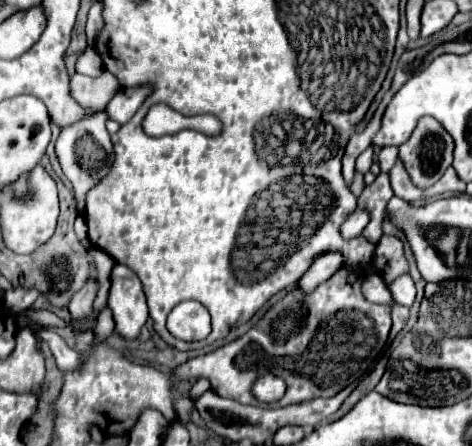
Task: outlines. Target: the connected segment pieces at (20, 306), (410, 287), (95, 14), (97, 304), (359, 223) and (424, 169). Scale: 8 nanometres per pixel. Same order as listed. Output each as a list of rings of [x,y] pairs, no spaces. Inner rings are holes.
[[[8,288],[4,292],[4,304],[12,314],[20,314],[20,310],[26,310],[34,304],[34,300],[38,298],[38,290],[36,288]]]
[[[408,274],[398,276],[392,284],[388,284],[388,290],[390,290],[392,298],[394,298],[398,304],[408,306],[408,308],[412,306],[414,298],[416,298],[416,288],[414,288],[414,282],[412,282],[412,278],[410,278]]]
[[[94,2],[94,6],[90,8],[90,22],[88,22],[88,34],[92,34],[92,38],[98,38],[98,34],[104,28],[104,20],[102,20],[102,2]]]
[[[90,248],[88,254],[90,254],[92,264],[96,268],[94,280],[98,282],[98,294],[96,294],[96,300],[94,300],[94,316],[98,316],[98,310],[102,310],[102,306],[106,304],[108,288],[110,288],[108,286],[110,284],[110,270],[116,262],[104,250],[98,250],[98,248]]]
[[[358,206],[358,208],[344,220],[344,224],[340,226],[340,234],[342,234],[342,238],[344,238],[344,240],[350,240],[350,238],[360,236],[362,230],[366,228],[366,224],[370,222],[368,216],[370,216],[370,214],[368,214],[364,208]]]
[[[434,122],[434,138],[408,138],[398,150],[414,186],[426,190],[436,184],[452,164],[454,142],[450,134]]]

